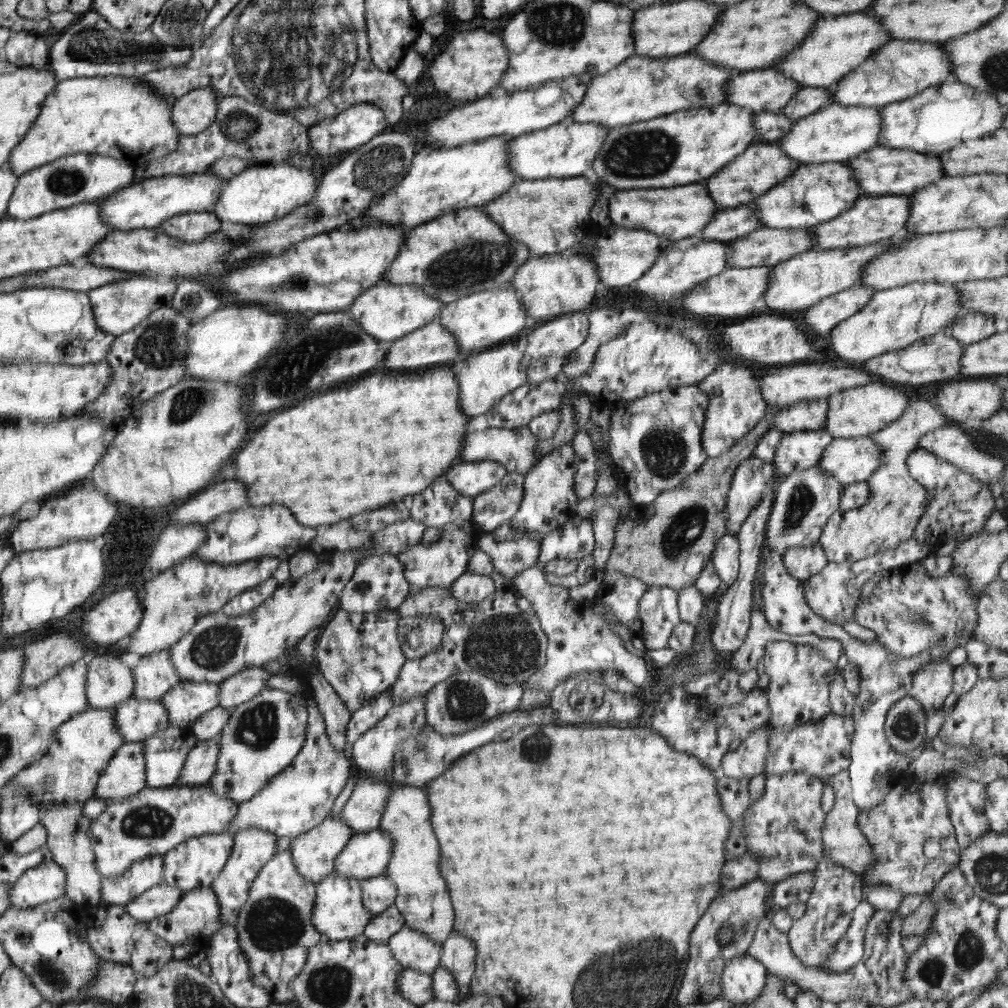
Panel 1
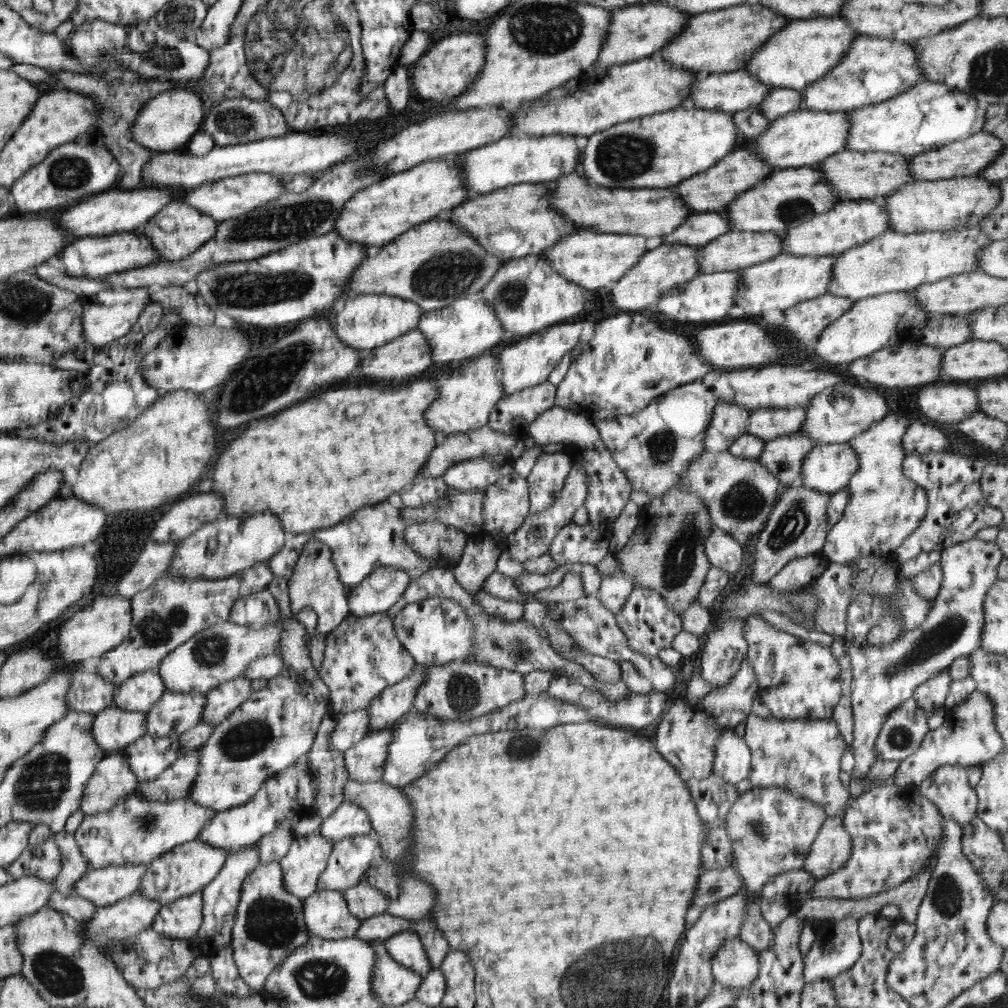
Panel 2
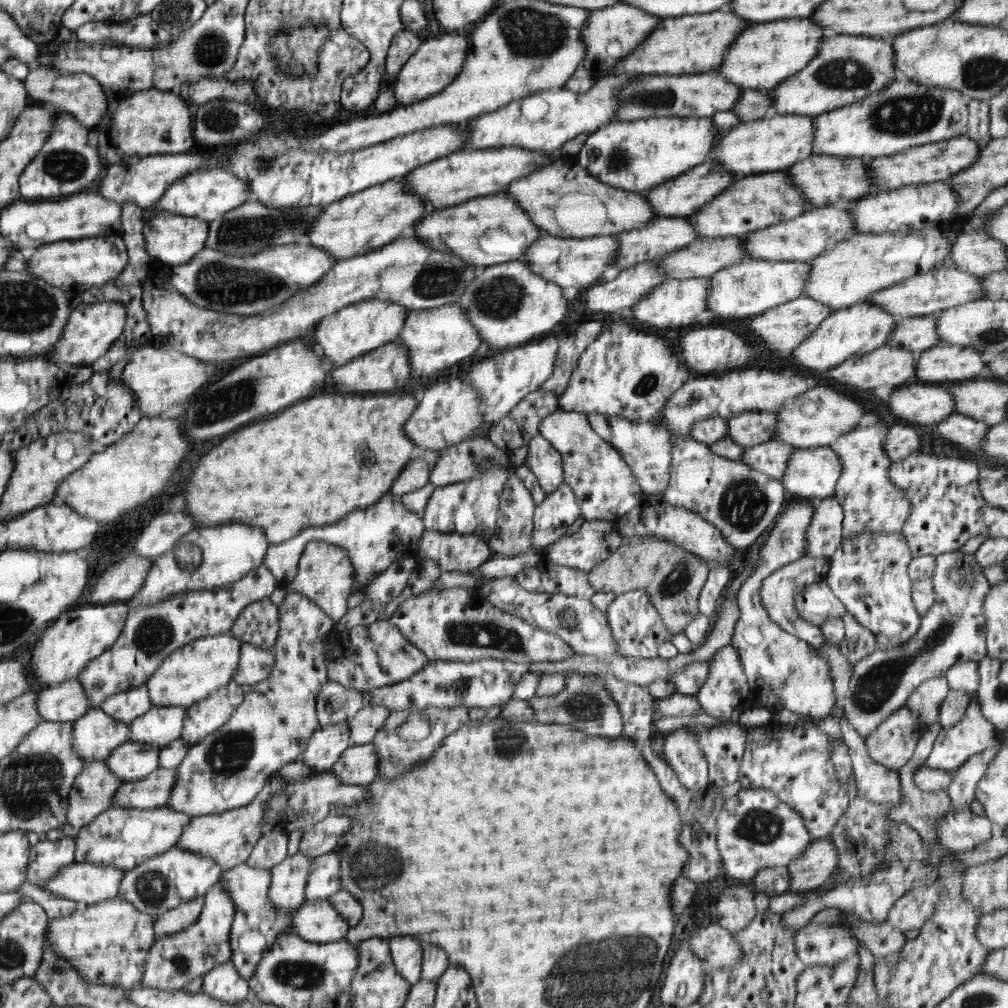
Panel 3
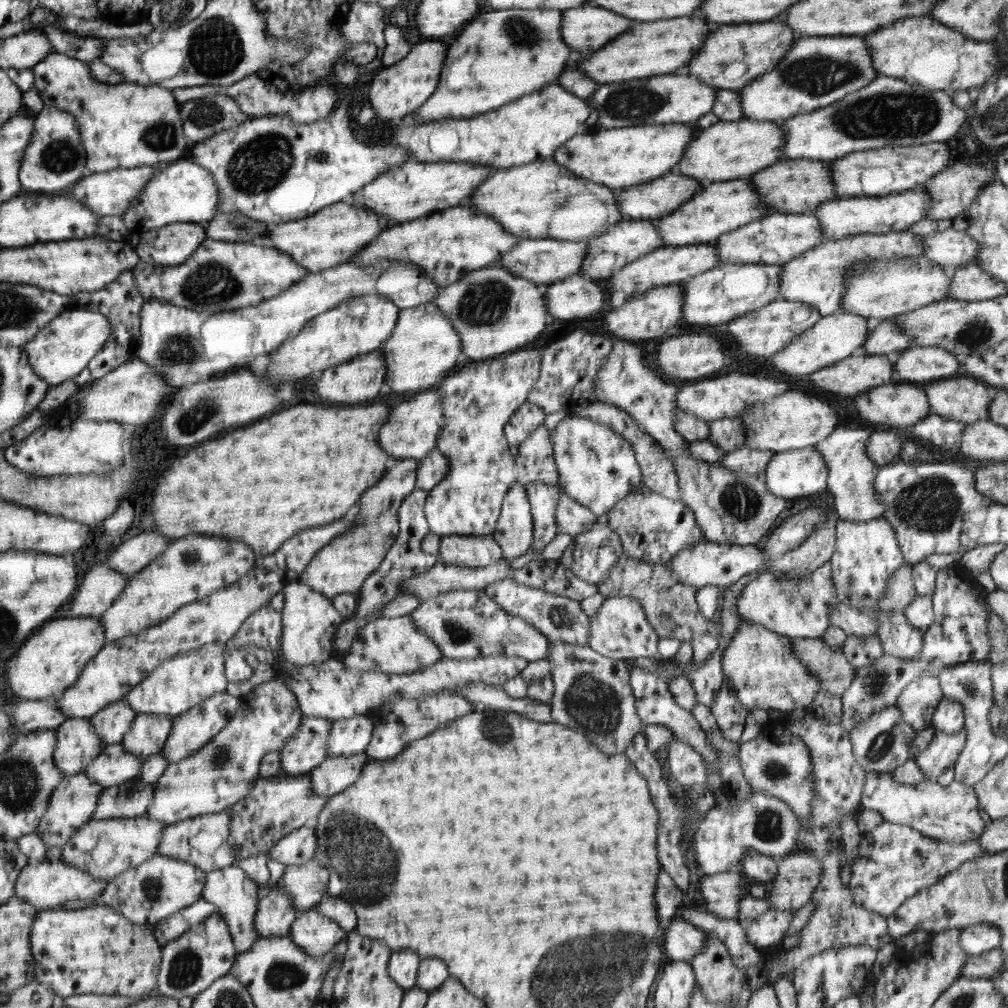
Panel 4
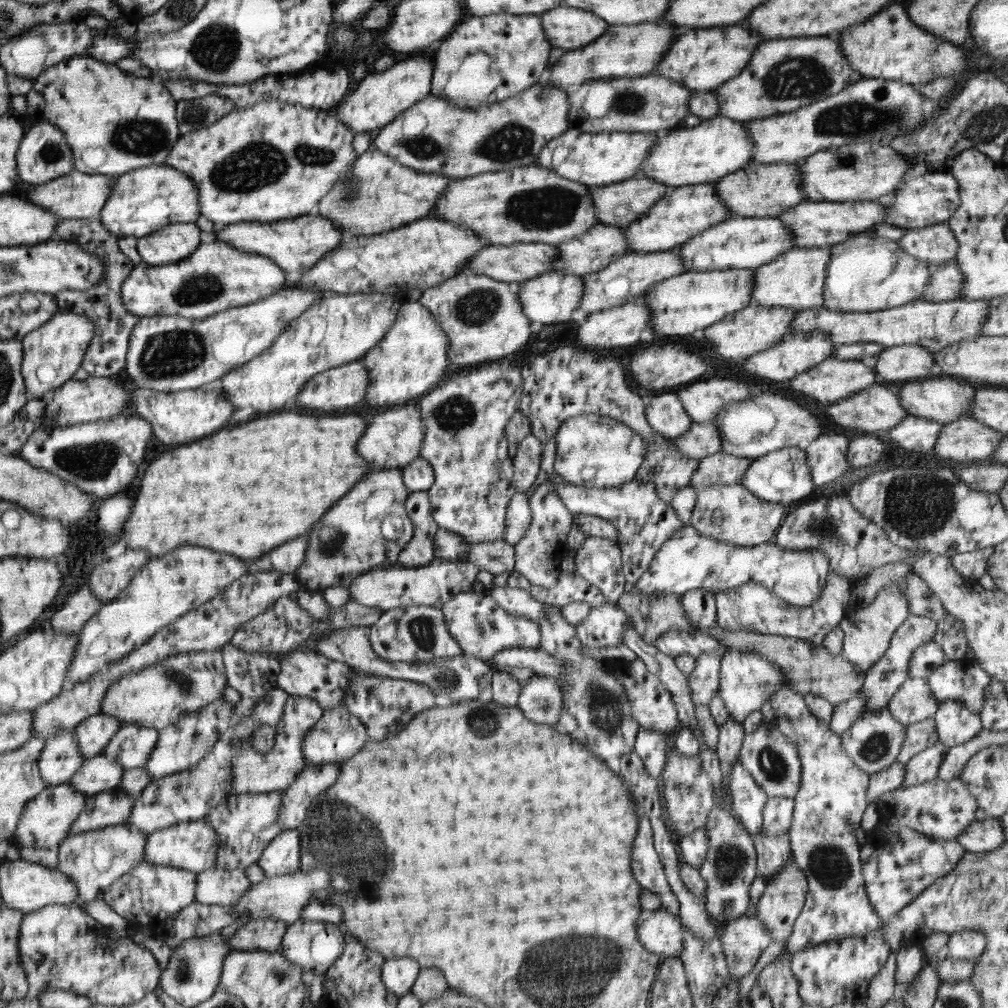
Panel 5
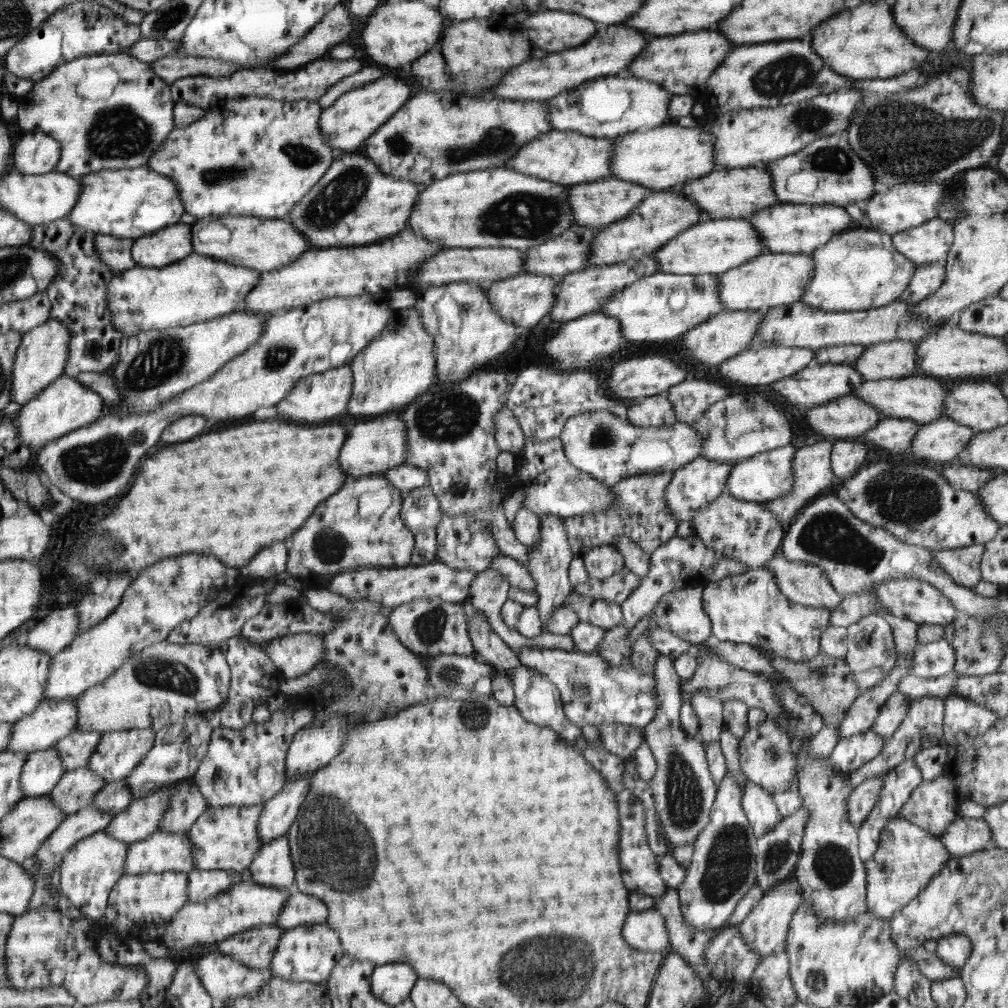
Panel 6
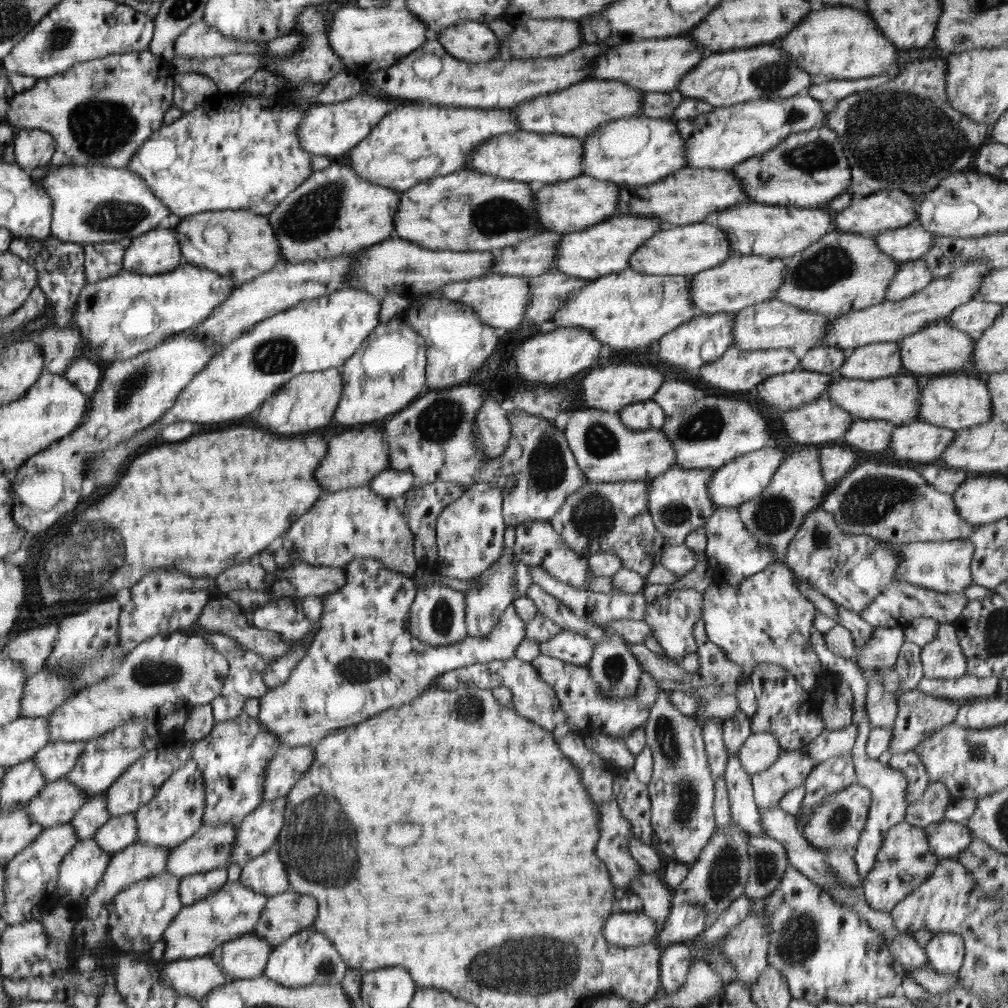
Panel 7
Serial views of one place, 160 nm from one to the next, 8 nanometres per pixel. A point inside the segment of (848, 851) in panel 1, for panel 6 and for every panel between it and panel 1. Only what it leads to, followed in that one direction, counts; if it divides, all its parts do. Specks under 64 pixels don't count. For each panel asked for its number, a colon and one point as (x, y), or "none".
2: (831, 849)
3: (810, 871)
4: (798, 875)
5: (779, 906)
6: (765, 929)

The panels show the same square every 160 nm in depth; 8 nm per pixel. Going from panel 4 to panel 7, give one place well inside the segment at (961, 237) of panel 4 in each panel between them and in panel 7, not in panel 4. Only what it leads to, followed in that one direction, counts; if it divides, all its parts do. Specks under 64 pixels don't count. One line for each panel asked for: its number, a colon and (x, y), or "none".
5: (935, 244)
6: (930, 242)
7: (909, 243)

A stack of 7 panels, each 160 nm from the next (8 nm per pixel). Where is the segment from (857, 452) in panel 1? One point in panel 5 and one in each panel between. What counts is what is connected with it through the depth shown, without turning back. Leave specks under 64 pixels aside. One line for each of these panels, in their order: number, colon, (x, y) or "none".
2: (827, 468)
3: (813, 472)
4: (801, 472)
5: (782, 476)

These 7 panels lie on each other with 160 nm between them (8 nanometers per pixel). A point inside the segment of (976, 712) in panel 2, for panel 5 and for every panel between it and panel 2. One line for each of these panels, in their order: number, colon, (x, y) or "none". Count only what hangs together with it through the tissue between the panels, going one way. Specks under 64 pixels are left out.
3: (973, 733)
4: (944, 749)
5: (923, 766)

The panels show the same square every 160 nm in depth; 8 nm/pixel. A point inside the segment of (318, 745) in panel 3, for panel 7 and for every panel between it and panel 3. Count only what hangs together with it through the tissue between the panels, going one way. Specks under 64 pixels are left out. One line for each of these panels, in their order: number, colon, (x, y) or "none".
4: (308, 749)
5: (254, 773)
6: (245, 767)
7: (233, 756)

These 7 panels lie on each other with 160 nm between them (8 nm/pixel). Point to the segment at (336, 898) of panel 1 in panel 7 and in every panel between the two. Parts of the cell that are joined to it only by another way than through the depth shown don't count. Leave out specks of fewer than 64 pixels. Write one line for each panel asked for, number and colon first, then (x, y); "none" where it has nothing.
2: (327, 915)
3: (317, 921)
4: (316, 934)
5: (314, 946)
6: (310, 953)
7: (309, 957)

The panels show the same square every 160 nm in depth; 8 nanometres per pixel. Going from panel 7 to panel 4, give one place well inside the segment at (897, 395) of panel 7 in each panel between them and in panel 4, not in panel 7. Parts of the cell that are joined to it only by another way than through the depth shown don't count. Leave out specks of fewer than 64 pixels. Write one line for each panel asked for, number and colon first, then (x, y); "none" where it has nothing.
4: (964, 399)
5: (943, 399)
6: (919, 398)

